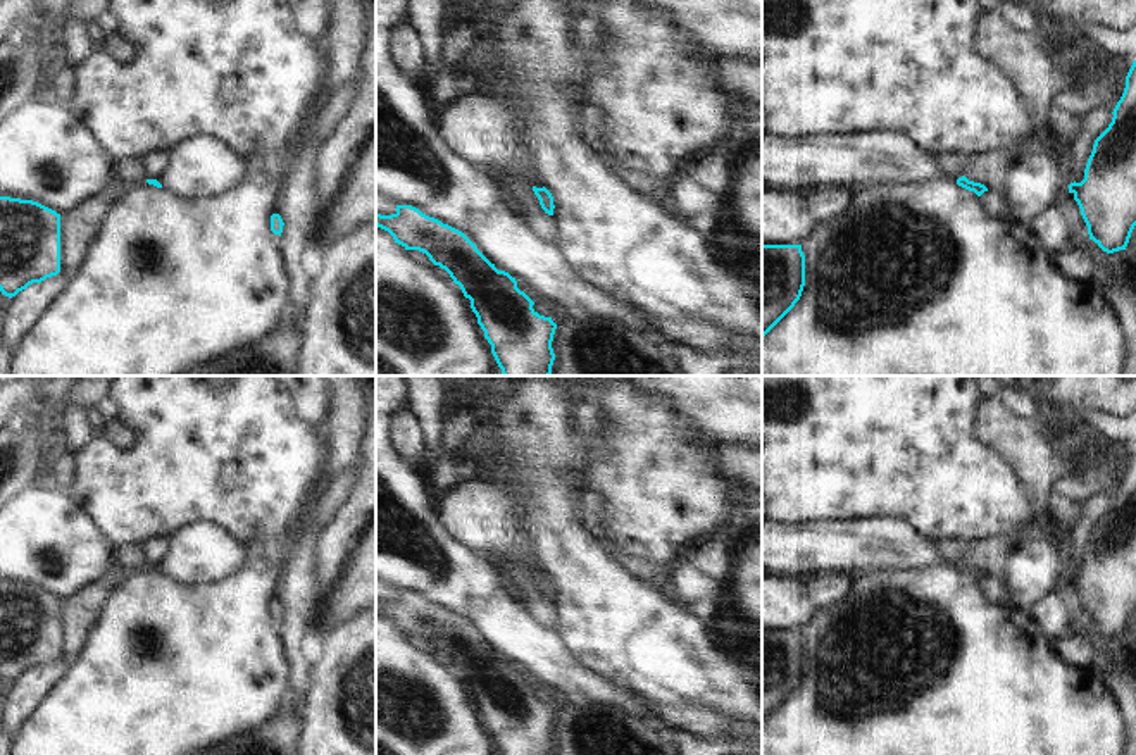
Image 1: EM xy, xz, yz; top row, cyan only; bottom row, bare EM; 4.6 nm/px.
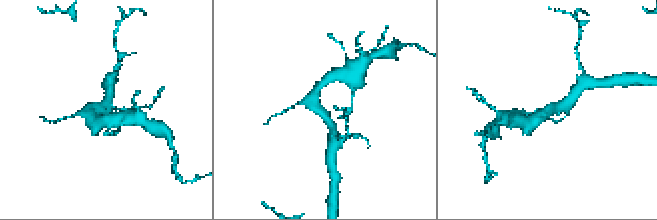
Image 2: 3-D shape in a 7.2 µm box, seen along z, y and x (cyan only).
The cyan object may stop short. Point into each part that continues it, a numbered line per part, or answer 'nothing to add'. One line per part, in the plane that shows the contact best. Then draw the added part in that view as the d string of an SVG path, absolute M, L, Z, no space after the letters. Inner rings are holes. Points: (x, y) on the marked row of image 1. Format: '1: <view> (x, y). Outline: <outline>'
nothing to add

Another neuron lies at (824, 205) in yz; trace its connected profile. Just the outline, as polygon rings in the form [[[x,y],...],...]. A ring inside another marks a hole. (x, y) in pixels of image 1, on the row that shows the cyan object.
[[[814,190],[805,193],[814,224],[826,224],[843,215],[853,198],[852,190]]]

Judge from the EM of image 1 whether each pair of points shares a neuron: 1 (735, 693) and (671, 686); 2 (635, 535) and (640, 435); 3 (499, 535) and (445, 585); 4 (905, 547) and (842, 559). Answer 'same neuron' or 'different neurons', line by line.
1: same neuron
2: same neuron
3: different neurons
4: same neuron

